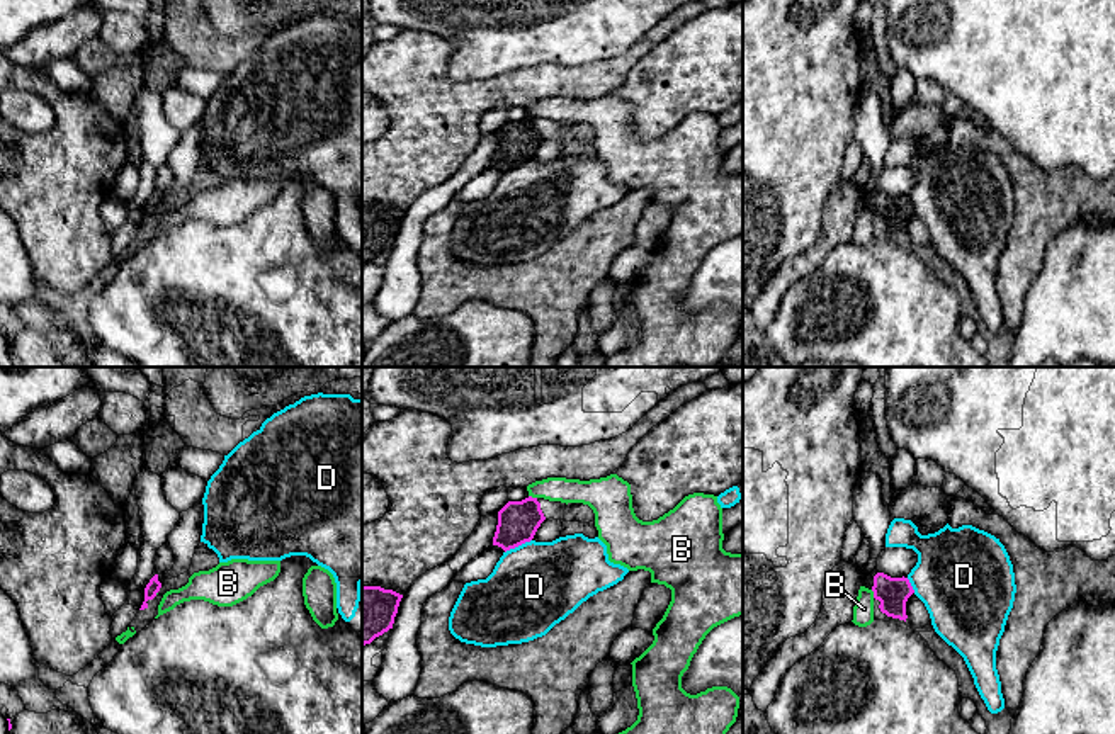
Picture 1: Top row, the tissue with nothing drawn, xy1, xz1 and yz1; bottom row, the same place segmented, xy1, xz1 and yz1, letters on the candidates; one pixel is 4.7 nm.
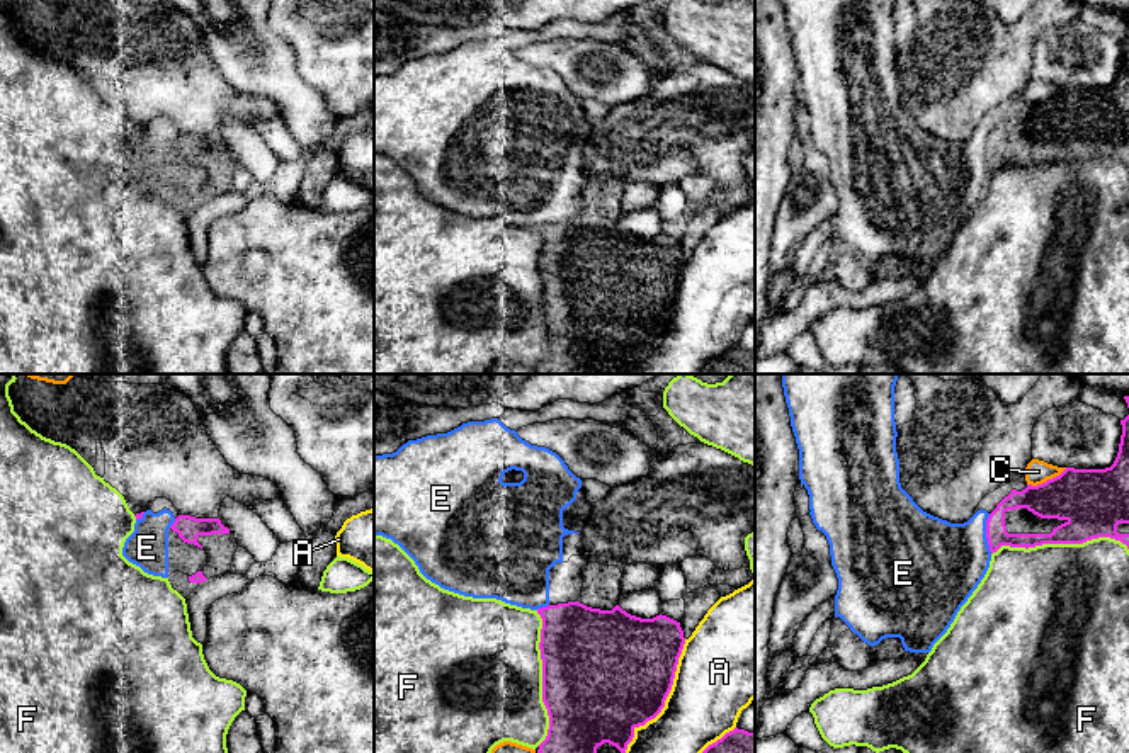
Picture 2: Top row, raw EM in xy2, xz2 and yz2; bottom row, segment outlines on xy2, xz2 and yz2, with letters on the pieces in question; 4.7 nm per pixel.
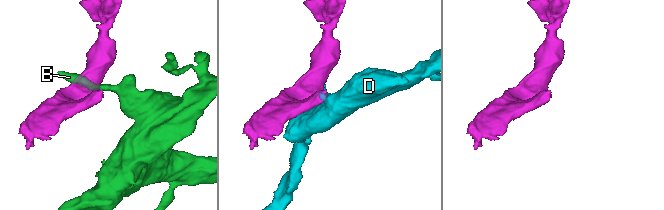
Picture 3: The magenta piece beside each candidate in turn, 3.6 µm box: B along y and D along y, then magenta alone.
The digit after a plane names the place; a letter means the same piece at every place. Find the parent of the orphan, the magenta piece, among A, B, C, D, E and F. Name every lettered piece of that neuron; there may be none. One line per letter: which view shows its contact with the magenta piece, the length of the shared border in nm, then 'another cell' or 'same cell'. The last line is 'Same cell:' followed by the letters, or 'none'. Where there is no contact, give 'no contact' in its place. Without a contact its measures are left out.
A: contact in xz2; length 600 nm; another cell
B: contact in xz1; length 40 nm; another cell
C: contact in yz2; length 200 nm; another cell
D: contact in xz1; length 140 nm; another cell
E: contact in yz2; length 190 nm; same cell
F: contact in yz2; length 650 nm; another cell
Same cell: E

